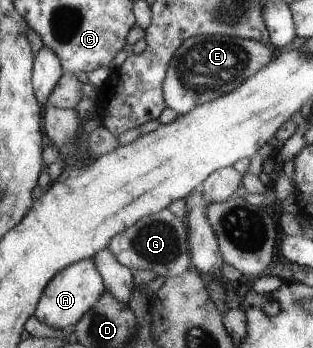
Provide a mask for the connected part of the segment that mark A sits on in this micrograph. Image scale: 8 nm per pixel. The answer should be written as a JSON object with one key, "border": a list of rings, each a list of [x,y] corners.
{"border":[[[93,258],[74,263],[60,271],[60,274],[57,274],[46,287],[39,307],[36,309],[35,317],[54,329],[74,330],[80,319],[83,319],[84,315],[87,315],[88,311],[91,311],[92,307],[99,302],[100,297],[107,291],[106,287]]]}

